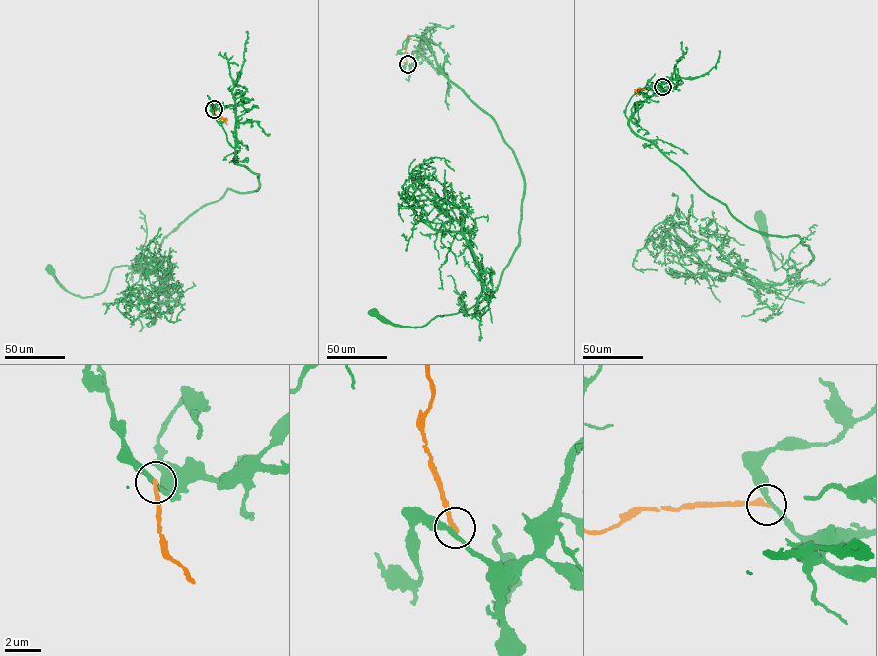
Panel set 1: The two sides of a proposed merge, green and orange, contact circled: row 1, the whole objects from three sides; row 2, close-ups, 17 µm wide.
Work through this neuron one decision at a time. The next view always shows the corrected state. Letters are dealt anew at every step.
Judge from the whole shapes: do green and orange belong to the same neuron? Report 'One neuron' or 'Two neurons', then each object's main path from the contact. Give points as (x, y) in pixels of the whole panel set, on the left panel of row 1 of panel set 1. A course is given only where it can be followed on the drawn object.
Two neurons. Course of green: (214, 109), (234, 106), (233, 160), (257, 190), (227, 189), (100, 293), (75, 295), (49, 269). Course of orange: (214, 109), (220, 119), (227, 120), (226, 117)

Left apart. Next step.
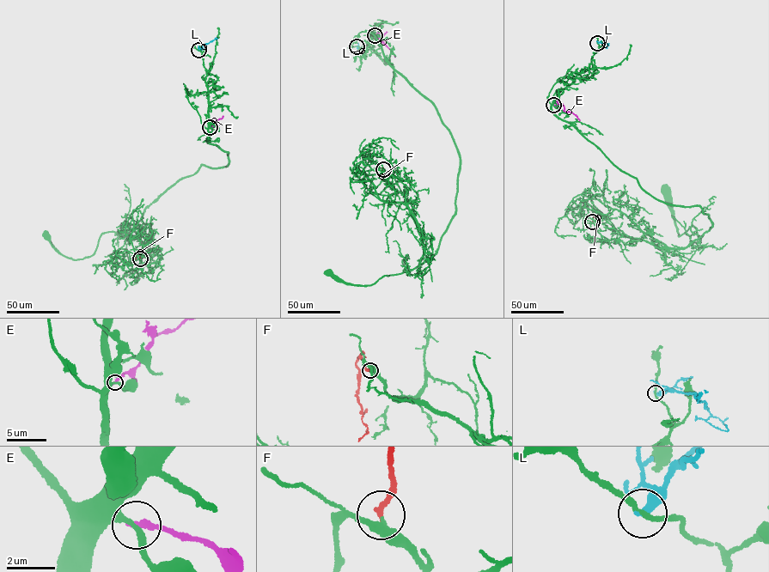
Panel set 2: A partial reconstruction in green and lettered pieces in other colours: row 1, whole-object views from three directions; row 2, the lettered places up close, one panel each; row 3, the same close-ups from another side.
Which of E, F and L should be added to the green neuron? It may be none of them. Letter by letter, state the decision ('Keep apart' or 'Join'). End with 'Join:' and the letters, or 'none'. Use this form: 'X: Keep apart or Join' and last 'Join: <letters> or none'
E: Keep apart
F: Join
L: Keep apart
Join: F

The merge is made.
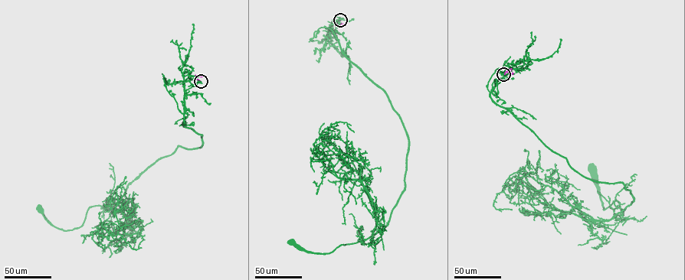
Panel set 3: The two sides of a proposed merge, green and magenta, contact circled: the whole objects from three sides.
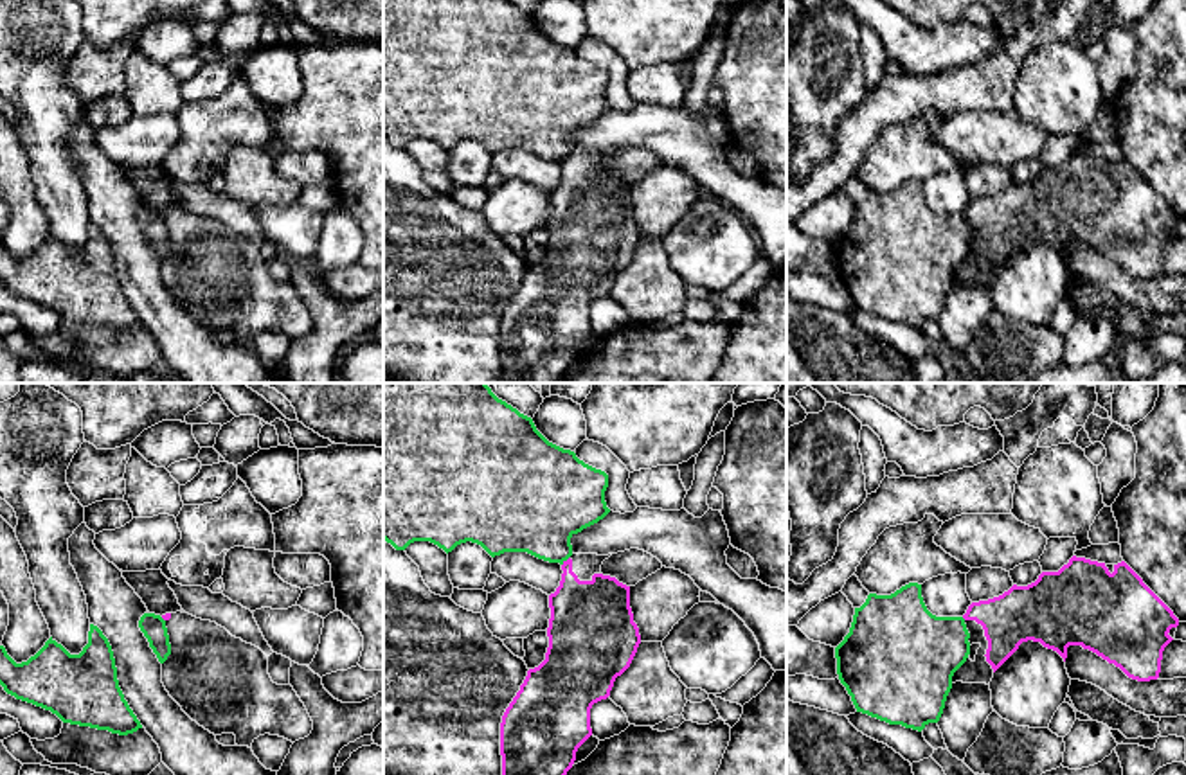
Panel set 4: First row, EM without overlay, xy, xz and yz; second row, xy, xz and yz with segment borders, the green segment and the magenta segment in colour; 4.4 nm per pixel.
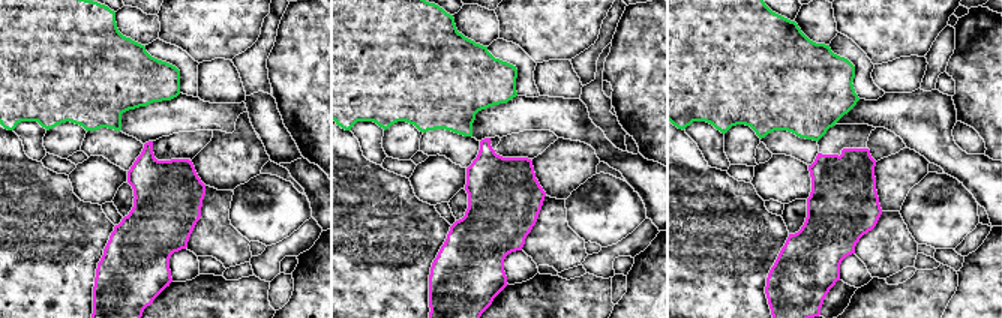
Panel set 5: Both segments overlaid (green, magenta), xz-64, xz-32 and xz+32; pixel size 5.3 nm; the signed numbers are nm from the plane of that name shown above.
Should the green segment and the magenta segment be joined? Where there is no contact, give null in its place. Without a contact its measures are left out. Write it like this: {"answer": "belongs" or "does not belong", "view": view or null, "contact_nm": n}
{"answer": "does not belong", "view": "xz", "contact_nm": 60}

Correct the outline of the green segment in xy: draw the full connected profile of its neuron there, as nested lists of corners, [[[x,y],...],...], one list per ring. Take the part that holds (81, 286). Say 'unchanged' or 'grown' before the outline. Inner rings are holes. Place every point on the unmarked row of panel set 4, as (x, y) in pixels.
unchanged; [[[90,221],[88,241],[83,245],[79,252],[70,252],[61,241],[58,241],[50,234],[34,254],[31,254],[27,259],[16,261],[7,252],[5,245],[0,243],[0,282],[7,291],[14,293],[16,297],[50,307],[63,320],[108,327],[119,333],[128,333],[142,325],[140,318],[130,306],[119,284],[112,243],[108,236],[103,232],[103,228],[94,221]]]

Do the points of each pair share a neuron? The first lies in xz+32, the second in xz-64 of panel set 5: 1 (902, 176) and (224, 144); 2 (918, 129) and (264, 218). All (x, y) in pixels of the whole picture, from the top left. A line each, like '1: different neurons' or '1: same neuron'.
1: same neuron
2: different neurons

